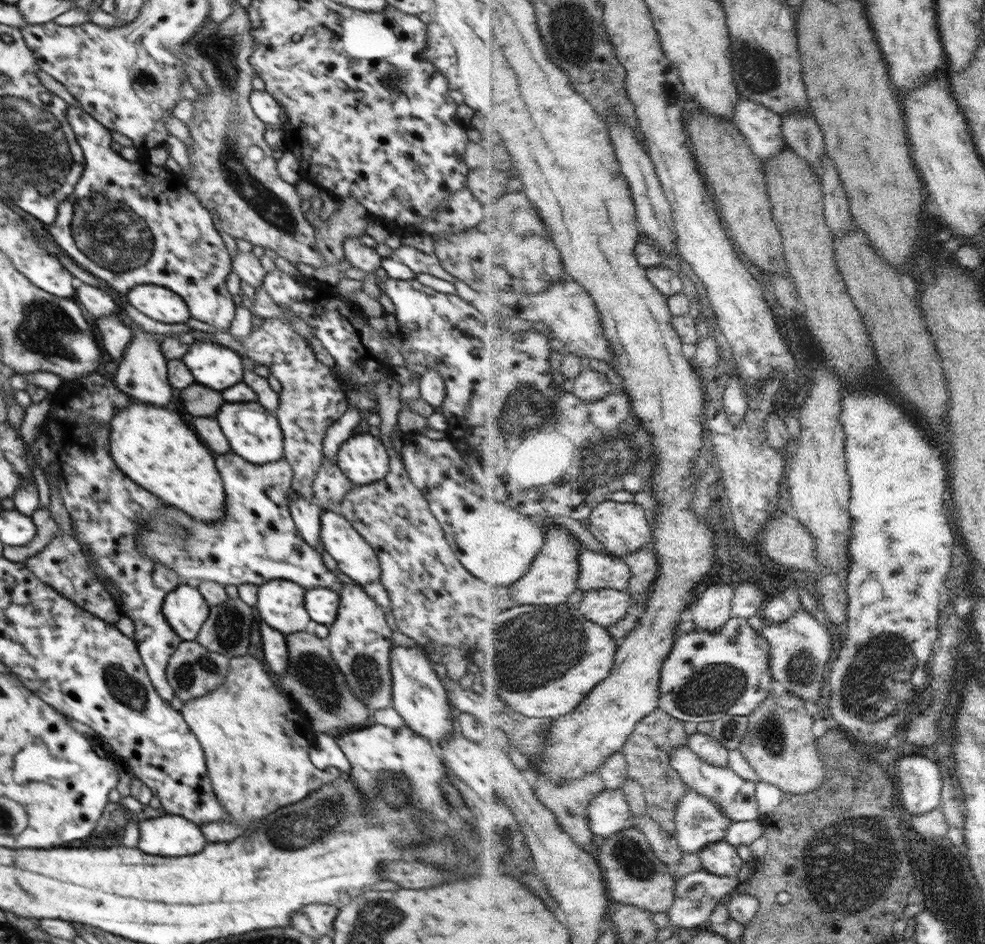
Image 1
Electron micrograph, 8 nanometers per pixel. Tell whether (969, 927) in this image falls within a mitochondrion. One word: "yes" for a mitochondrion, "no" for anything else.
no

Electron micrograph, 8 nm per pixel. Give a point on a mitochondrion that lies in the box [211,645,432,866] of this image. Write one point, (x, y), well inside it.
(296, 829)

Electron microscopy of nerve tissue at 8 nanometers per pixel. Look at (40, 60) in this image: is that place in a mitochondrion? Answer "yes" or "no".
no

